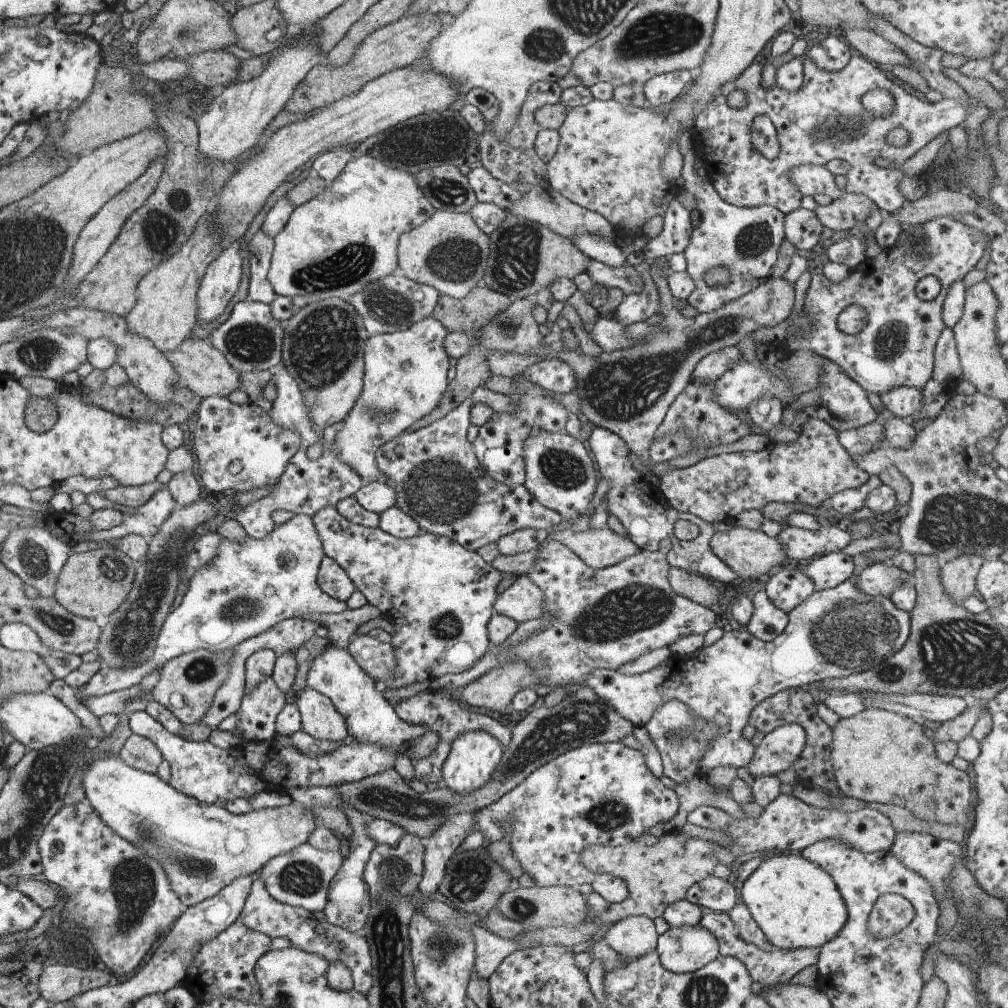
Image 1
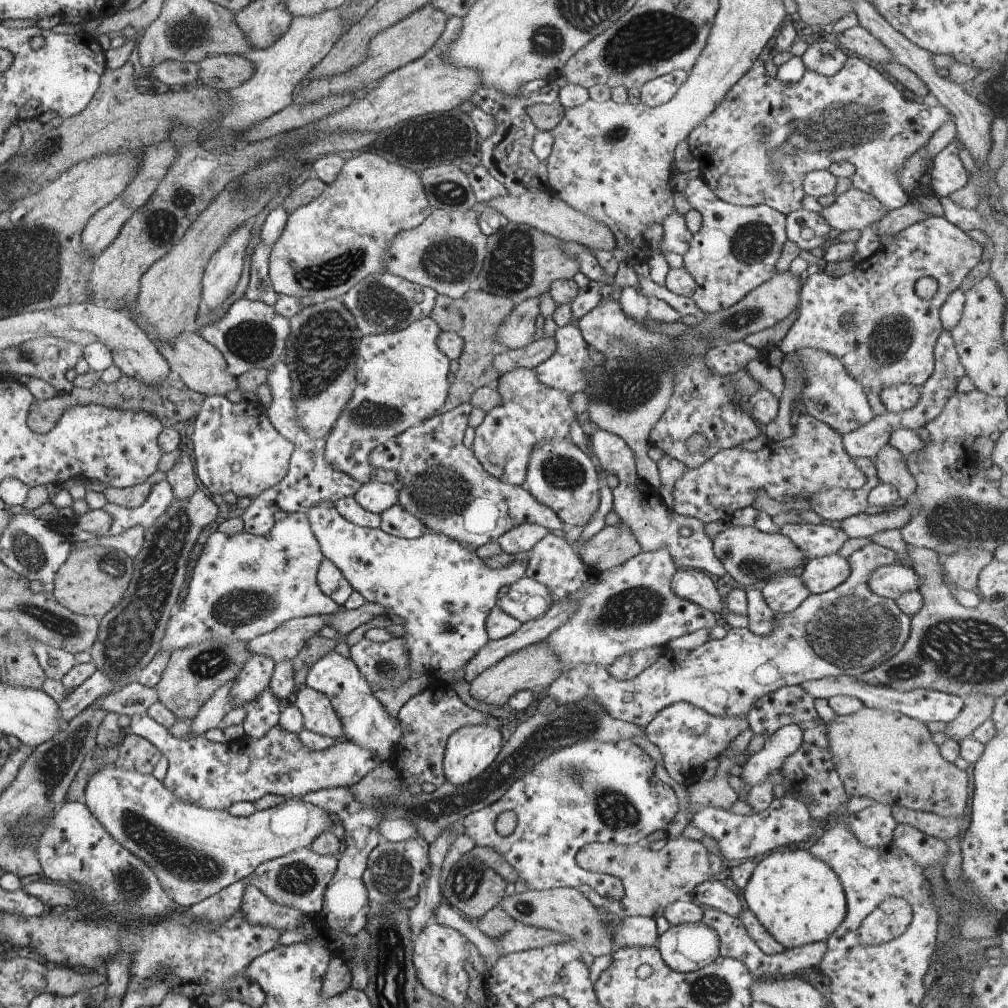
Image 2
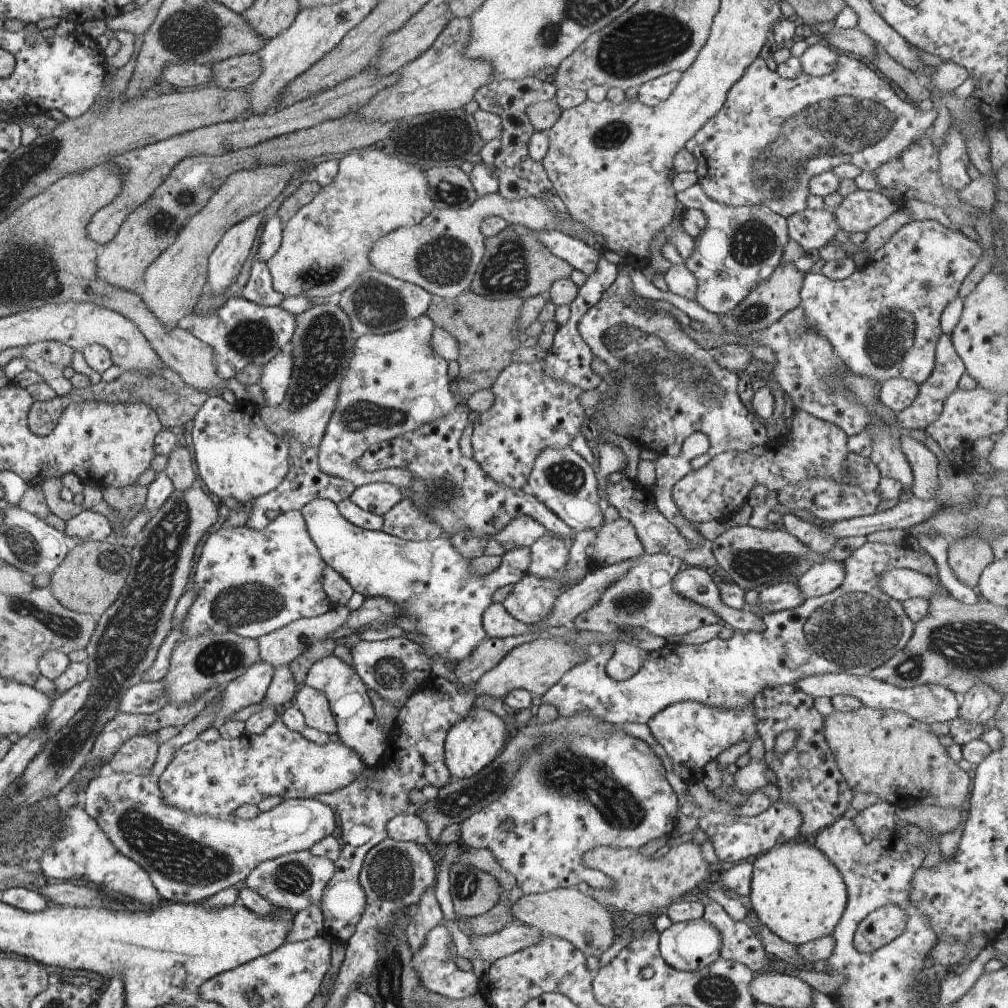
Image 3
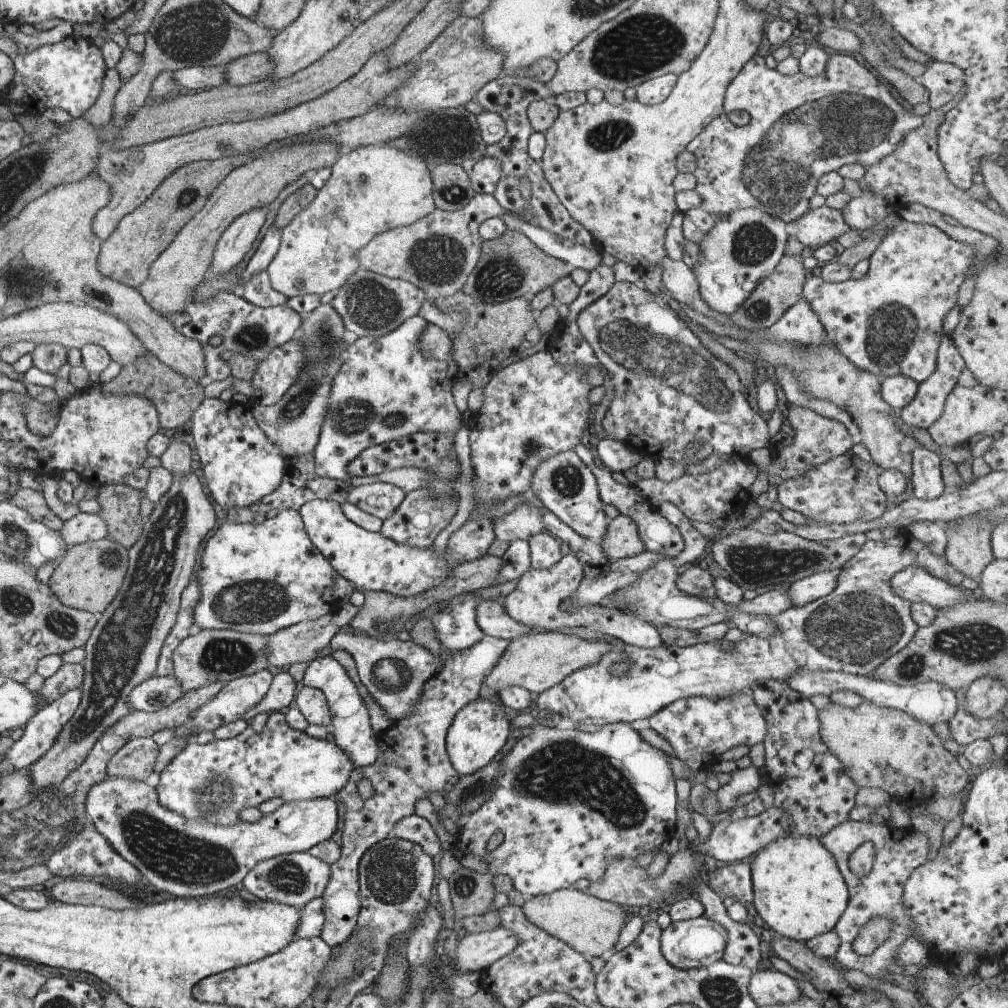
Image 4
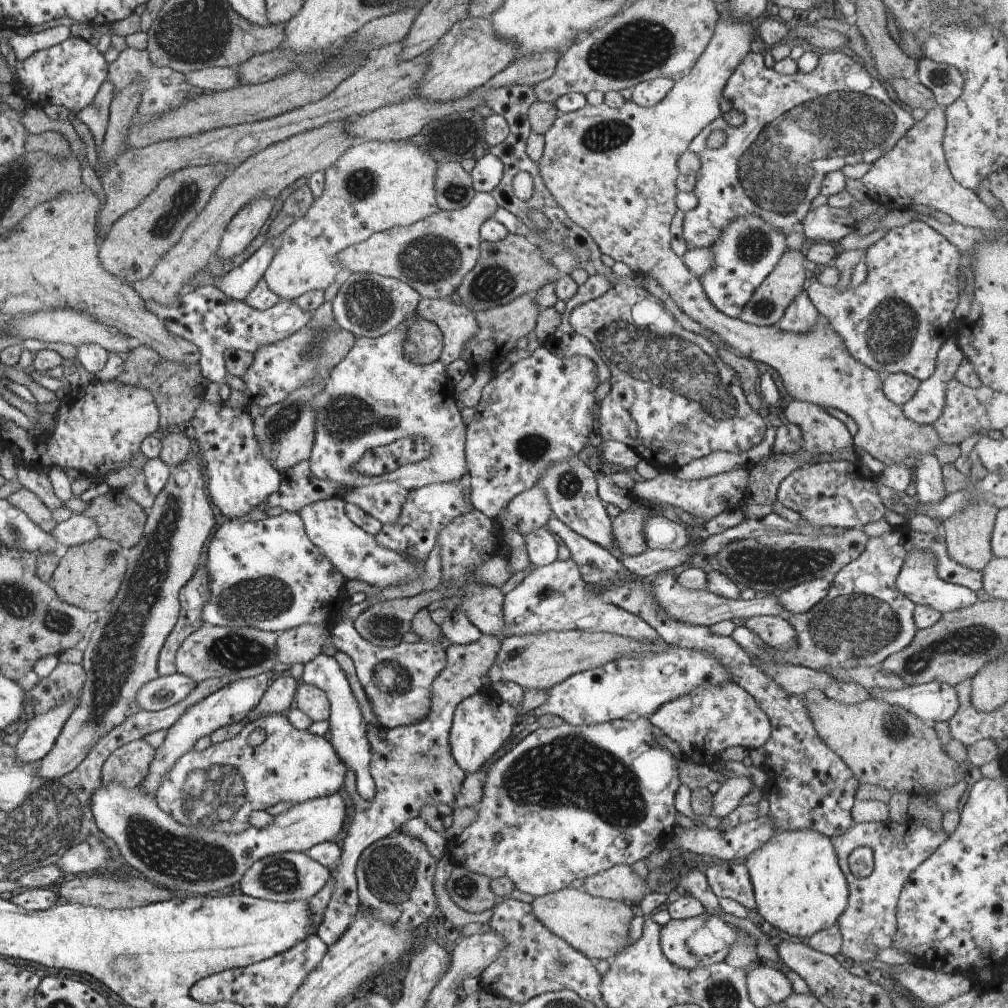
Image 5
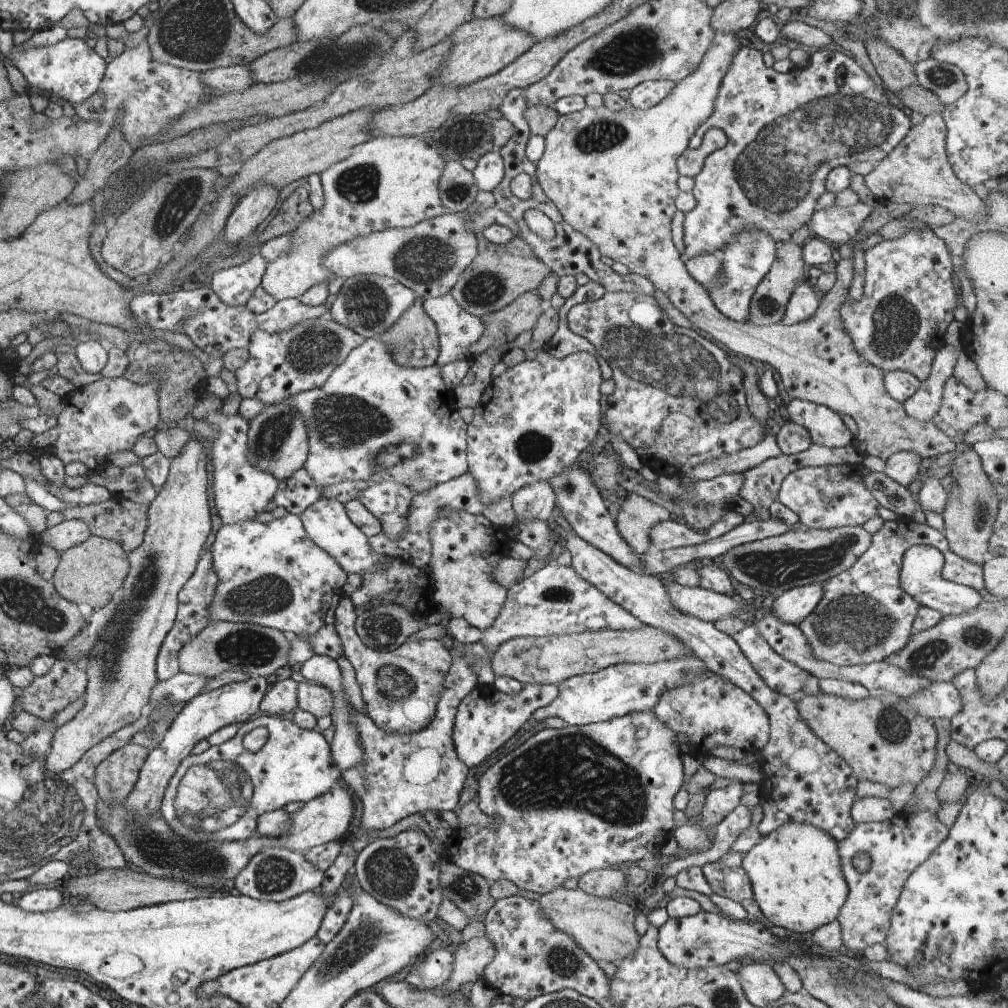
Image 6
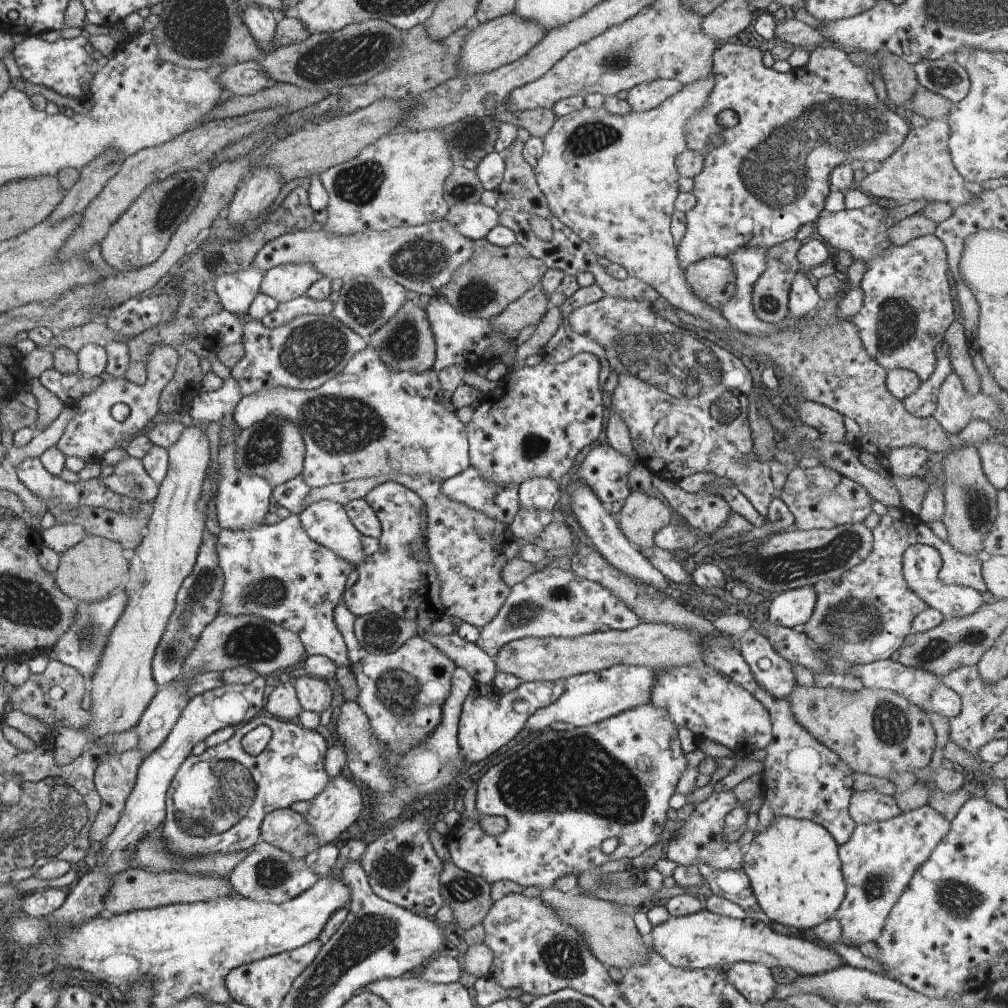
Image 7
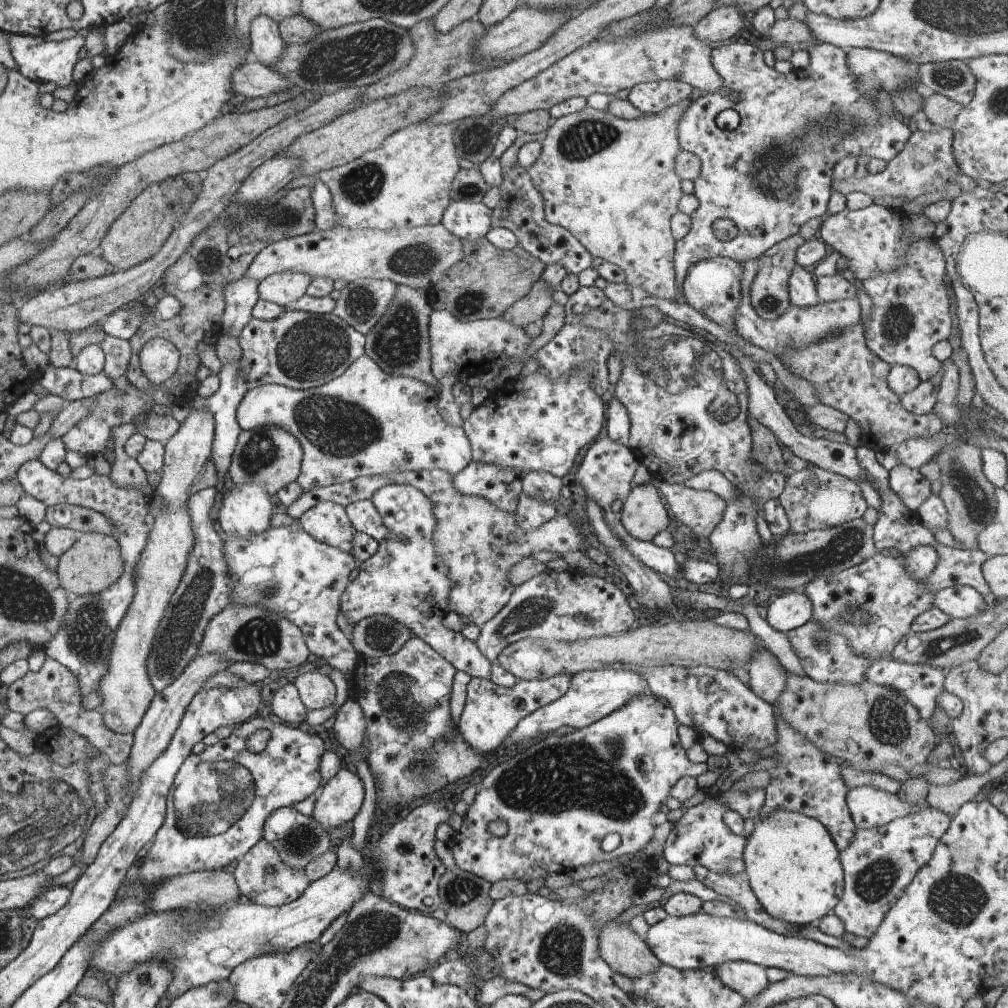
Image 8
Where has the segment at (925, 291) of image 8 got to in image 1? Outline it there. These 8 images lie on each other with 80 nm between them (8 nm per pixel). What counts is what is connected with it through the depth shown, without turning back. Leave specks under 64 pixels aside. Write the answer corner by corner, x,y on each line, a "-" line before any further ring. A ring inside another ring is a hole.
952,217
934,218
920,226
920,248
922,252
912,252
914,248
906,246
905,237
900,237
898,244
891,249
882,249
876,258
868,258
852,270
850,276
840,284
834,284
823,276
819,269
813,271
810,288
806,292
803,312
810,318
810,324
804,326
802,334
787,336
782,342
793,354
798,349
808,349
824,359
834,362
840,369
868,393
882,395
894,388
913,387
922,390
930,380
935,366
935,347
940,334
945,330
942,319
943,303
946,294
956,280
974,269
978,261
986,254
989,236
977,228
963,224
-
928,275
935,276
942,284
942,290
935,300
923,302
916,295
917,282
-
858,304
868,314
868,325
858,334
844,334
838,329
839,314
848,306

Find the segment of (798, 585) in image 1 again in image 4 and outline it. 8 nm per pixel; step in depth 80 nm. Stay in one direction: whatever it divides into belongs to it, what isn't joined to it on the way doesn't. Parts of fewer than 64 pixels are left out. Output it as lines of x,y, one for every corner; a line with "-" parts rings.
662,502
657,509
661,516
664,516
666,520
669,520
674,526
678,527
680,535
682,535
684,540
684,550
672,559
661,559
653,567
646,569
634,583
610,594
602,602
603,606
608,610
620,609
625,613
632,613
638,618
649,622
657,630
659,630
659,626
668,625
699,632
707,626
729,620
736,613
772,615
775,617
791,607
791,601
786,592
768,591
767,593
757,595
752,600
742,599
735,605
729,605
722,602
718,597
710,600
680,590
677,587
677,578
680,570
687,565
696,563
698,558
708,553
710,541
690,525
689,518
677,506
674,506
672,502

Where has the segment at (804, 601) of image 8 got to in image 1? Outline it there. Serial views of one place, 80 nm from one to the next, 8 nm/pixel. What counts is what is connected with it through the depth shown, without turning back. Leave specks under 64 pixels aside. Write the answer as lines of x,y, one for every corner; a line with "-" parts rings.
839,551
814,558
803,567
803,572
814,582
814,591
820,591
835,588
850,580
855,565
852,556

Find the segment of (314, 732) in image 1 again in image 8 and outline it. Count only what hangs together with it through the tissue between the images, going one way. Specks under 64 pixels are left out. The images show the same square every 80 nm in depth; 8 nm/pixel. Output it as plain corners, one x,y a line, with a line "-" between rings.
305,667
294,685
307,711
328,708
336,700
334,682
327,672
317,667

